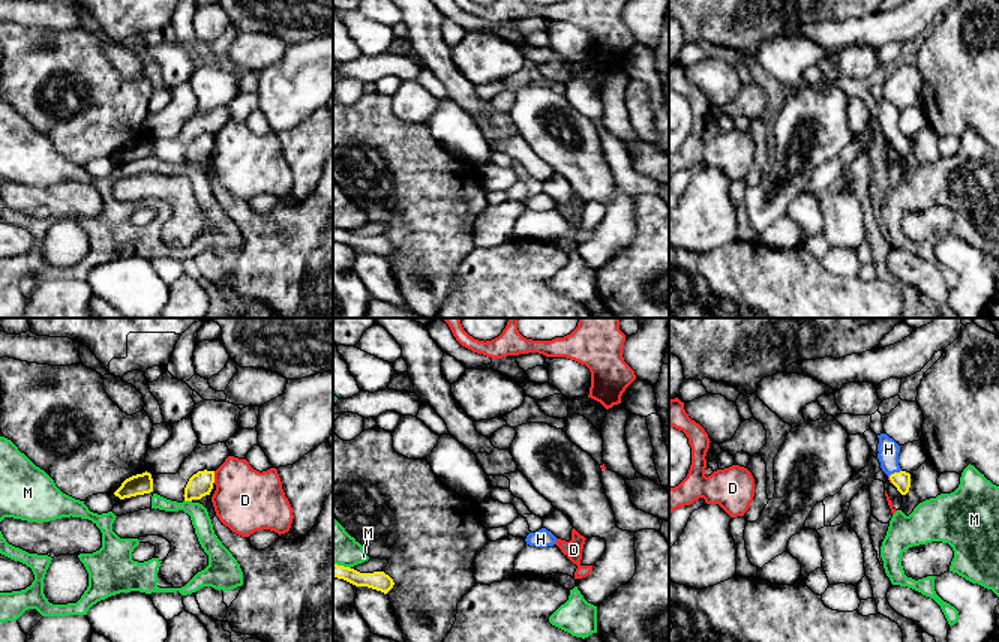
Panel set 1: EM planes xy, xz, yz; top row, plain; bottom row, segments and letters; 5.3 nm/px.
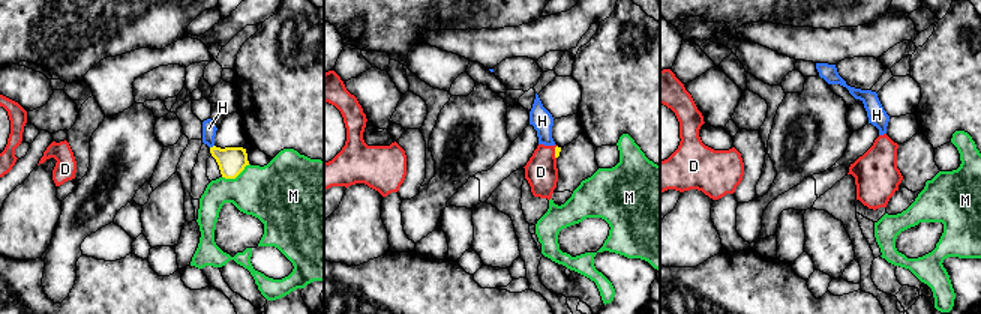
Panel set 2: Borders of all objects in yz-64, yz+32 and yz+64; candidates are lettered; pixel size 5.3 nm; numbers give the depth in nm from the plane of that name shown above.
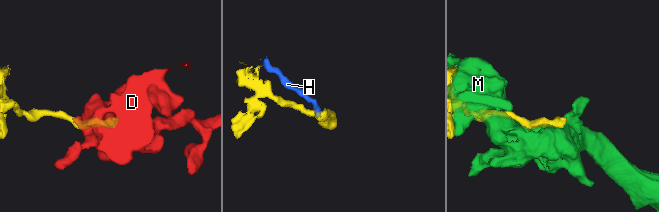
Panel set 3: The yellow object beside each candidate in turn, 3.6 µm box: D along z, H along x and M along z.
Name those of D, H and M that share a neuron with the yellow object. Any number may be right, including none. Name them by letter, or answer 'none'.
H

